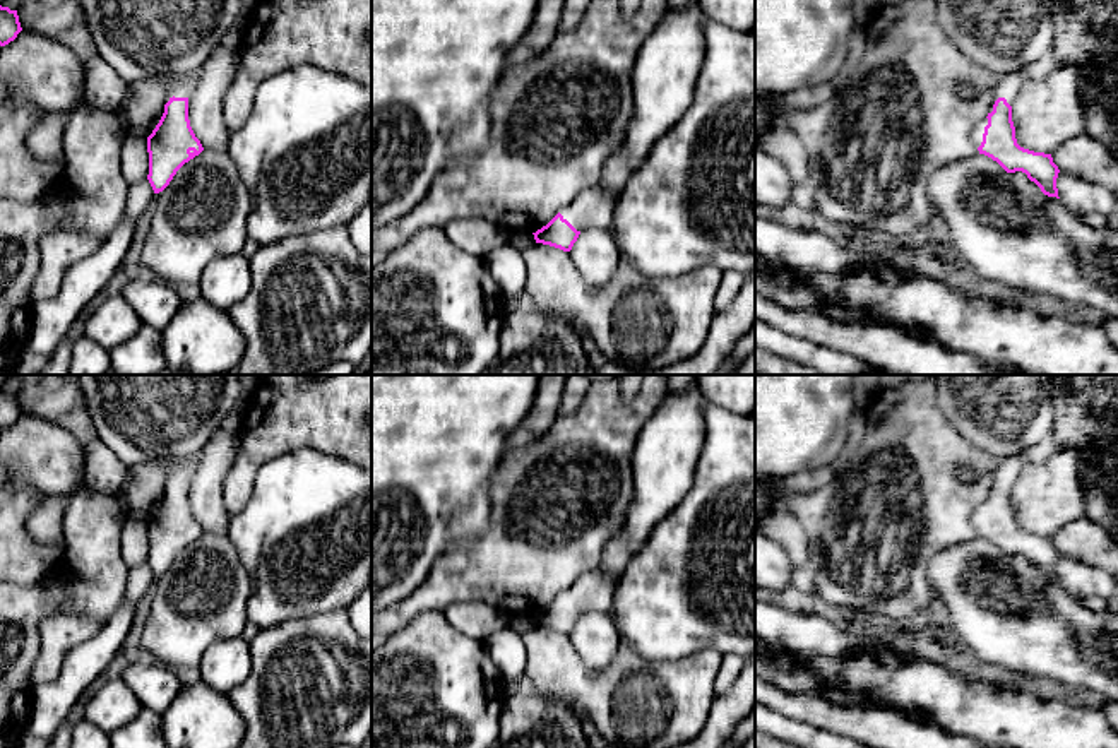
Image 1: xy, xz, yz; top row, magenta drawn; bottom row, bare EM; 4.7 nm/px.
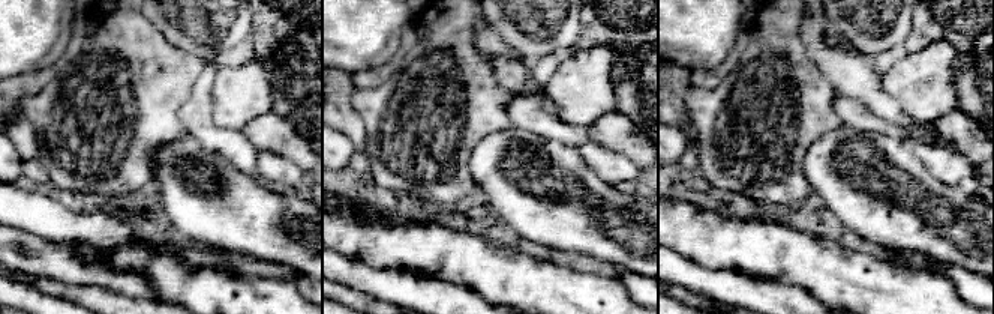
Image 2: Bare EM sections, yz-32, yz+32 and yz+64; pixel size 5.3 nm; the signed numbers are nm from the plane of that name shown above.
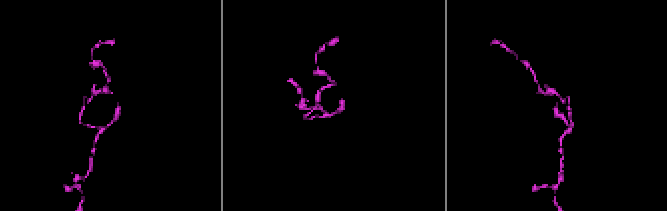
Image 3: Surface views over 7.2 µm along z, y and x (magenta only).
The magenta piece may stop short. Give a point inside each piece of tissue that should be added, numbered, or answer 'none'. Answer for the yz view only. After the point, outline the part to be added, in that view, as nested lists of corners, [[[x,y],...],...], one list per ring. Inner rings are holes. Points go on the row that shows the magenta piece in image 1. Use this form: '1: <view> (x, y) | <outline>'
1: yz (1009, 84) | [[[1020,70],[1012,72],[1012,74],[1003,74],[1003,75],[1000,75],[998,86],[996,86],[996,91],[995,91],[995,98],[993,98],[993,103],[991,103],[991,108],[990,108],[990,113],[993,111],[993,104],[995,104],[995,101],[996,101],[998,98],[1005,98],[1007,103],[1012,106],[1014,101],[1015,101],[1015,96],[1017,96],[1019,89],[1020,89],[1022,84],[1024,84],[1024,80],[1026,80],[1026,79],[1024,79],[1024,75],[1022,75]]]
2: yz (978, 129) | [[[984,118],[983,122],[979,122],[979,123],[976,123],[976,125],[972,127],[971,137],[972,137],[972,142],[974,142],[976,147],[979,147],[981,142],[983,142],[983,134],[984,134],[984,127],[986,127],[986,125],[988,125],[988,118]]]

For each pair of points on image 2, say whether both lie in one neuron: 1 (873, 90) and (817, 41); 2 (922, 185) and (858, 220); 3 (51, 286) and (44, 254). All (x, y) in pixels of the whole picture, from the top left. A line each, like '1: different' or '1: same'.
1: same
2: same
3: different

